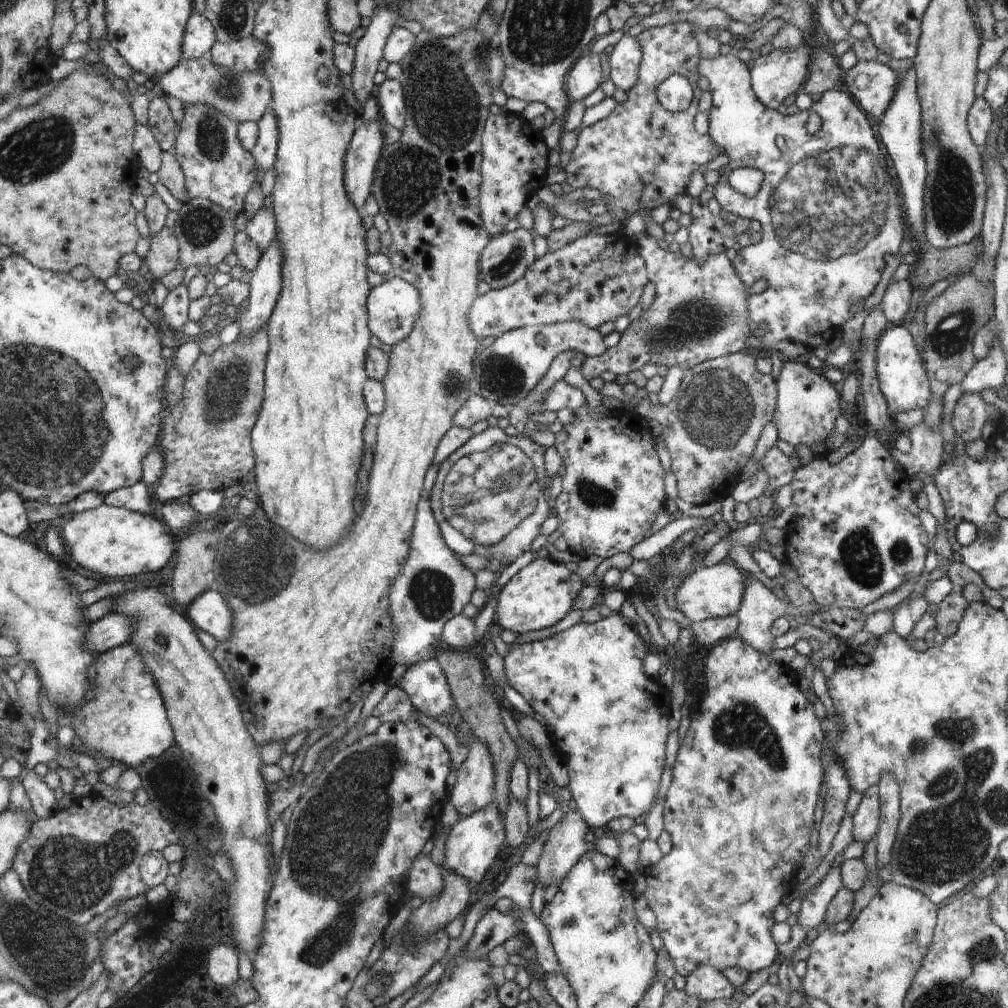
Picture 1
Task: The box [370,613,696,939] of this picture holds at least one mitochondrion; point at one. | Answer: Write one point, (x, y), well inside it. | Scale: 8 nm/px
(566, 921)

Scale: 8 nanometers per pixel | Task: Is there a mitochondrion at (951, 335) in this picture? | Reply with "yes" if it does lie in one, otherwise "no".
yes

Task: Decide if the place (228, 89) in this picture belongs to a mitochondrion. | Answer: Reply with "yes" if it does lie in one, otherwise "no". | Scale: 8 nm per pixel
yes

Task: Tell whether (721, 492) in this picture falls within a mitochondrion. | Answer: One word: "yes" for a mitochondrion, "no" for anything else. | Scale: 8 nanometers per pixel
no

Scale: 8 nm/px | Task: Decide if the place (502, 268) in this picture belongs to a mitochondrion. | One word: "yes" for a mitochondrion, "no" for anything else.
yes

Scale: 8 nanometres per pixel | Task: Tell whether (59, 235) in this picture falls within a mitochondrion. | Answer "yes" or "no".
no

